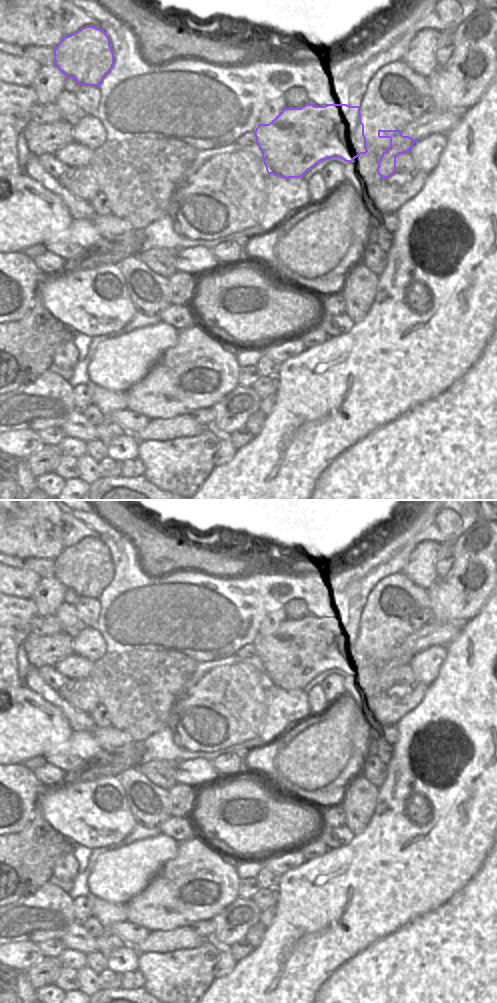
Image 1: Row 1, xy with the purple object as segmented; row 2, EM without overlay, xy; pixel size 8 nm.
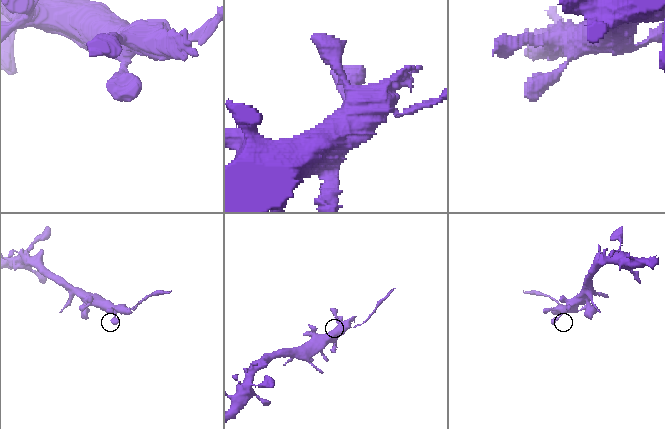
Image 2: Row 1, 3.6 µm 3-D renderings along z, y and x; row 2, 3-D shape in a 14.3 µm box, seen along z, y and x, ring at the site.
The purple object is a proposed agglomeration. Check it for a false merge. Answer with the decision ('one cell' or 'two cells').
two cells

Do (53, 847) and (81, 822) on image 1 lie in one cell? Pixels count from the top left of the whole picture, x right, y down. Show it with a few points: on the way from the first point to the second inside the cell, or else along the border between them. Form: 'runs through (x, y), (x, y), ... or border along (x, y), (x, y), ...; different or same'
border along (46, 822), (78, 845); different

